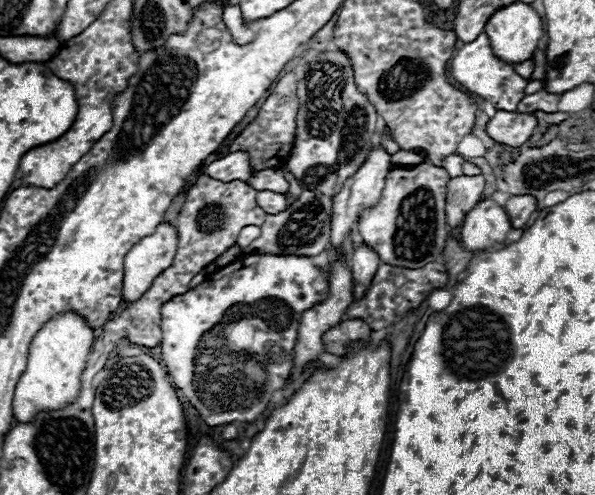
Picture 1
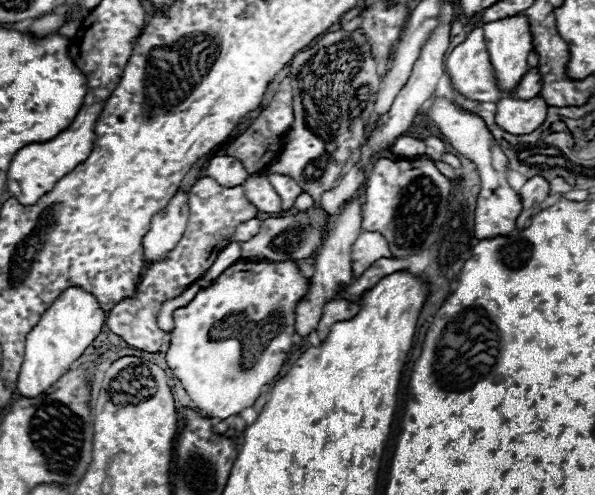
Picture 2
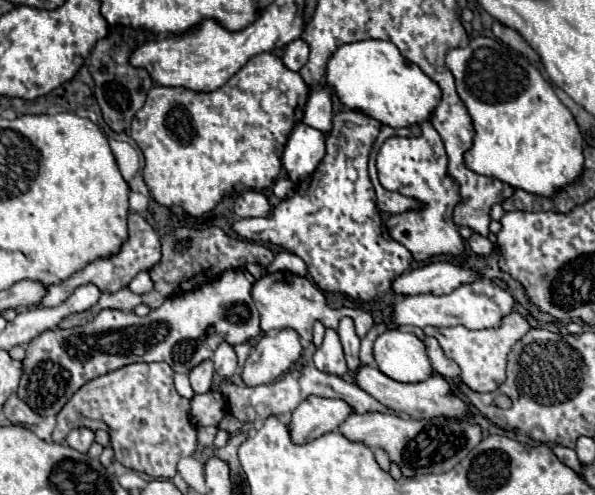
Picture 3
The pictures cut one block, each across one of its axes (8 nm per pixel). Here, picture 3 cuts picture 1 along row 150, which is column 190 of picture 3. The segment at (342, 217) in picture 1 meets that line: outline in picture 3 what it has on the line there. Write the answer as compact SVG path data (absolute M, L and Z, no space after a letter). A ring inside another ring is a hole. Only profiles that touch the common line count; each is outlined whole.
M204 360L202 364L194 366L188 376L190 376L190 386L192 386L192 390L196 394L208 392L210 386L212 386L212 378L214 378L214 364L212 364L212 360Z

